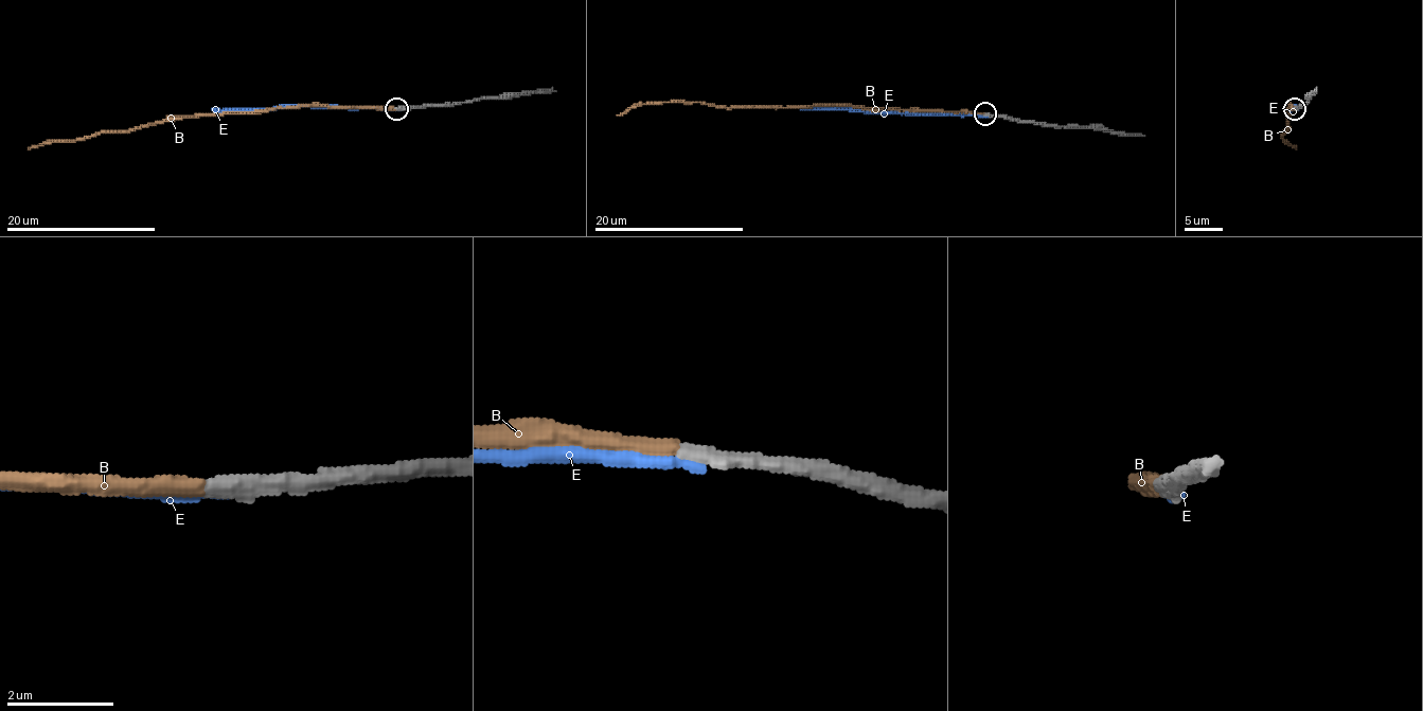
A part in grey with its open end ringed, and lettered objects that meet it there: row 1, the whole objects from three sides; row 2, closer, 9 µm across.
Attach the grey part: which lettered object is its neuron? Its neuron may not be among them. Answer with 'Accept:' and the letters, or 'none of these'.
Accept: B

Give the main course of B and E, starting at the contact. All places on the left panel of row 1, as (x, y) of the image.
B: (397, 108), (286, 106), (252, 111), (169, 116), (127, 130), (45, 142), (28, 149)
E: (398, 108), (212, 108)

